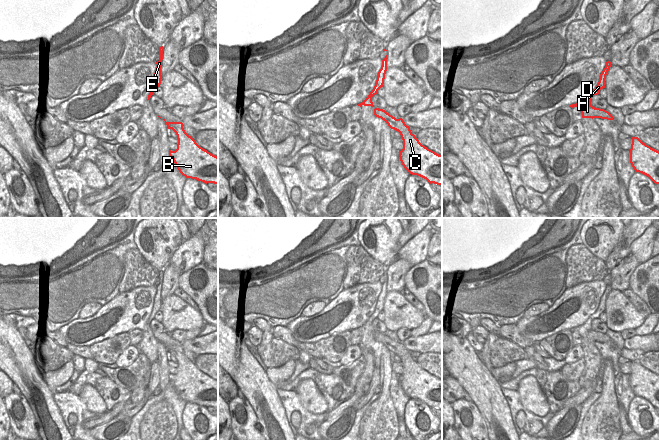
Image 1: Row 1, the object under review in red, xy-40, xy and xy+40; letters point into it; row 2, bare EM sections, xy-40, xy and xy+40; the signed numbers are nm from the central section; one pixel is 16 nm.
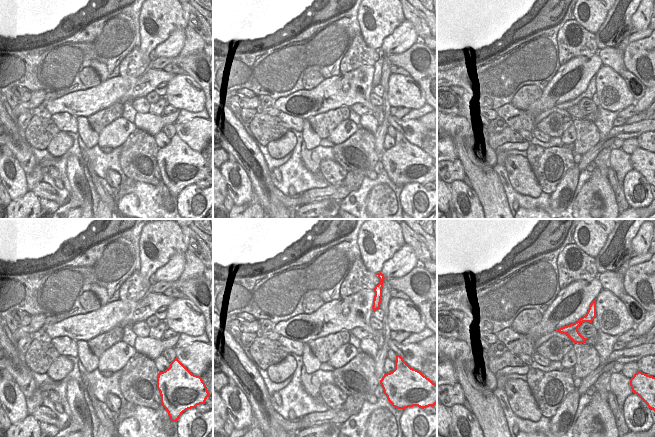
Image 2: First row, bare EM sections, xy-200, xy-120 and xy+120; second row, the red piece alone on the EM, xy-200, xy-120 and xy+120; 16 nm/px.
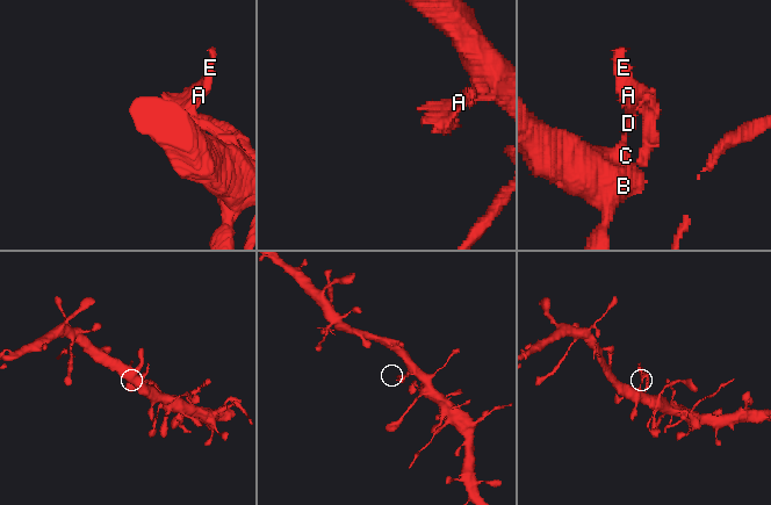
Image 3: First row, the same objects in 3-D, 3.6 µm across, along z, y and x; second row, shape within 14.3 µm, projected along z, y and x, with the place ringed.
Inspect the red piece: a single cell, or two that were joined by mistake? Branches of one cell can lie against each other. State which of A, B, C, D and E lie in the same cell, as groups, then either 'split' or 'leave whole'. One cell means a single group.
groups A B C D E; leave whole

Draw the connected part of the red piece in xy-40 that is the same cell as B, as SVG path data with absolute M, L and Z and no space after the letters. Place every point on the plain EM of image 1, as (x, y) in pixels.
M166 346L166 349L177 359L177 373L169 373L169 380L179 396L186 402L218 409L218 381L200 371L185 356L182 346Z

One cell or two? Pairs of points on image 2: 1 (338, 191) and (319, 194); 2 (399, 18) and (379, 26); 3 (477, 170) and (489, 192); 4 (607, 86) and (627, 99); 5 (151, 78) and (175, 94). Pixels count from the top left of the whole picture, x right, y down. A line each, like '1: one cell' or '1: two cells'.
1: one cell
2: one cell
3: one cell
4: one cell
5: two cells

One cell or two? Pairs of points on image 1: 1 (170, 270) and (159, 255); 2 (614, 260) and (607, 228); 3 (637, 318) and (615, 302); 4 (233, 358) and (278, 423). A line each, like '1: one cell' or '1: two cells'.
1: two cells
2: two cells
3: one cell
4: one cell

